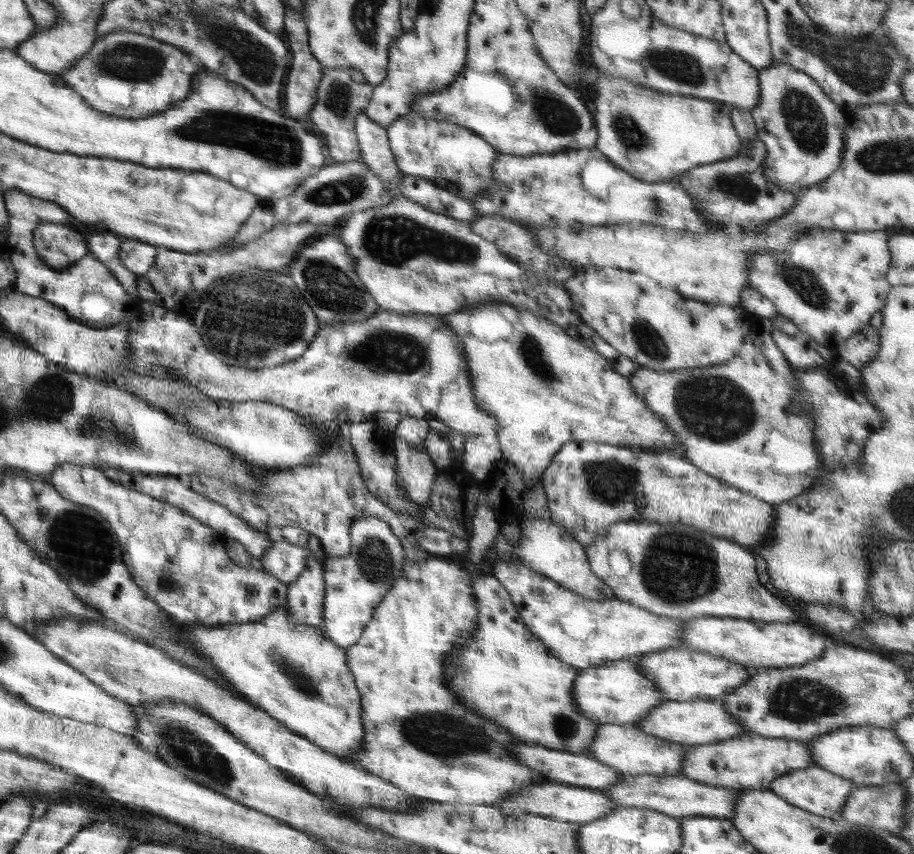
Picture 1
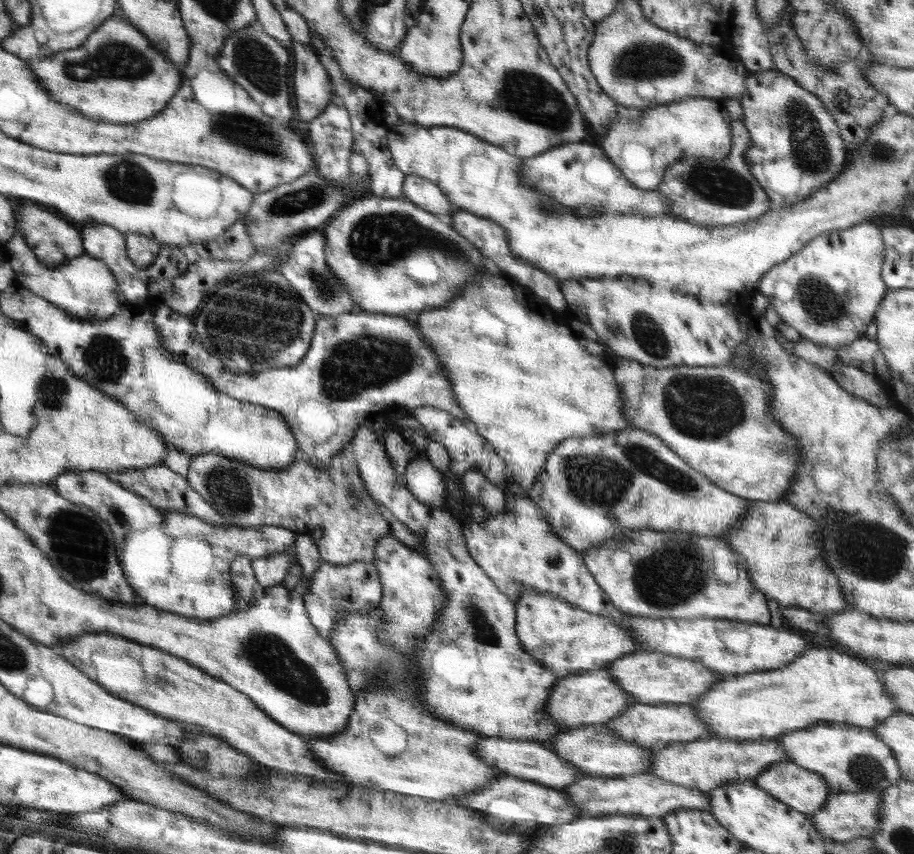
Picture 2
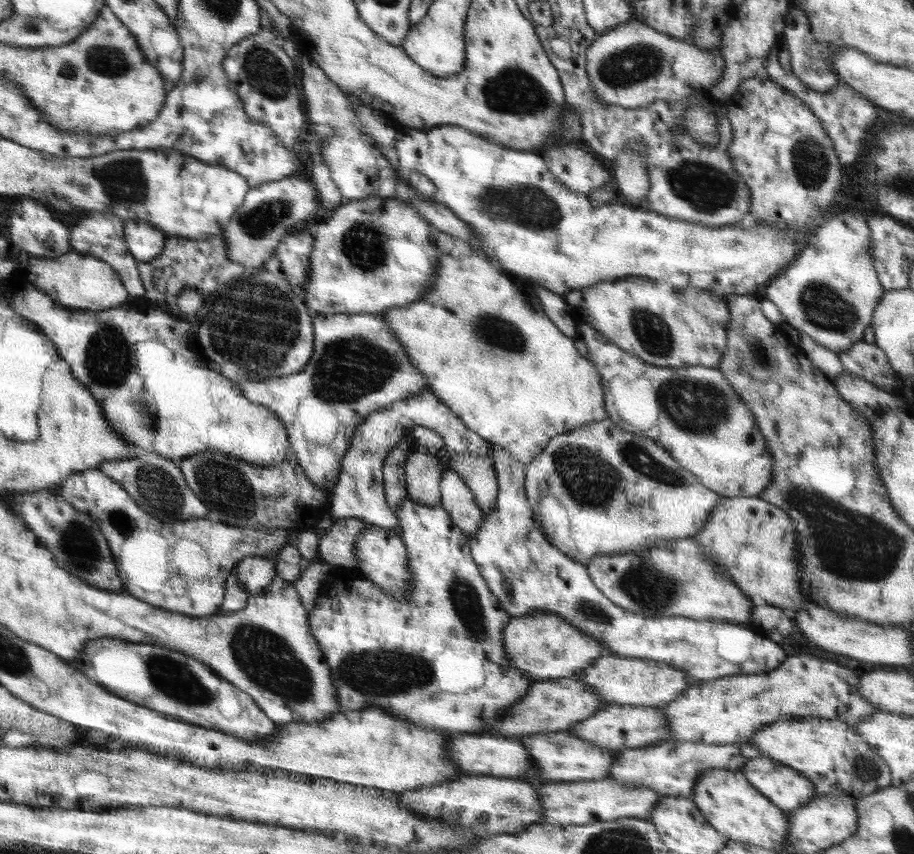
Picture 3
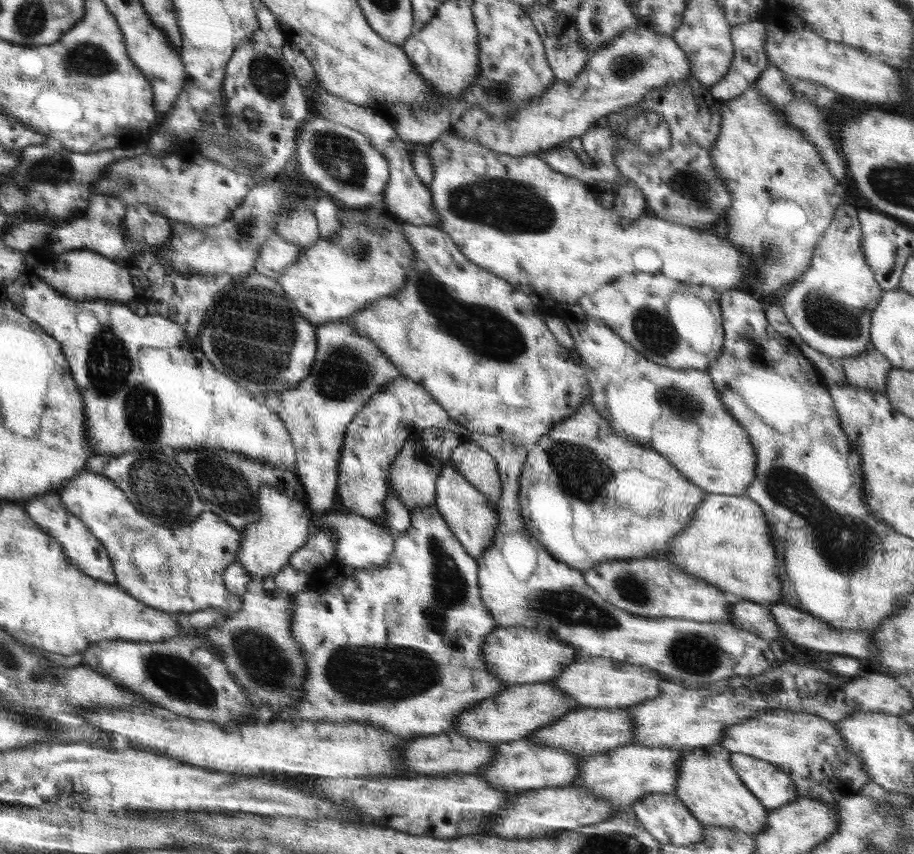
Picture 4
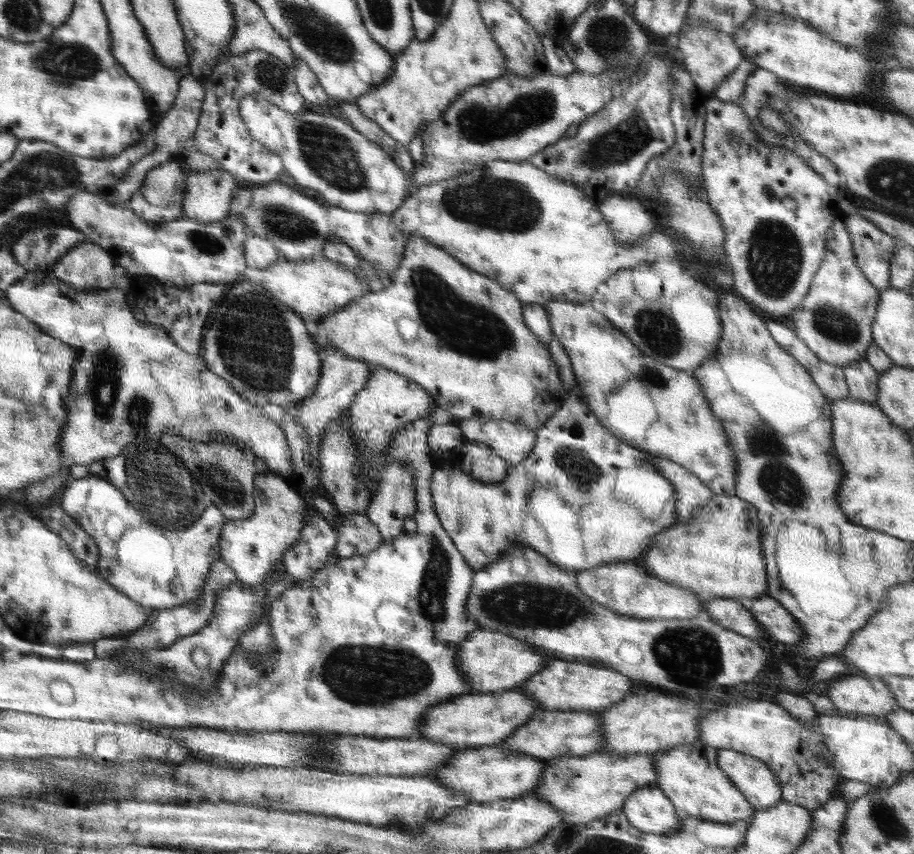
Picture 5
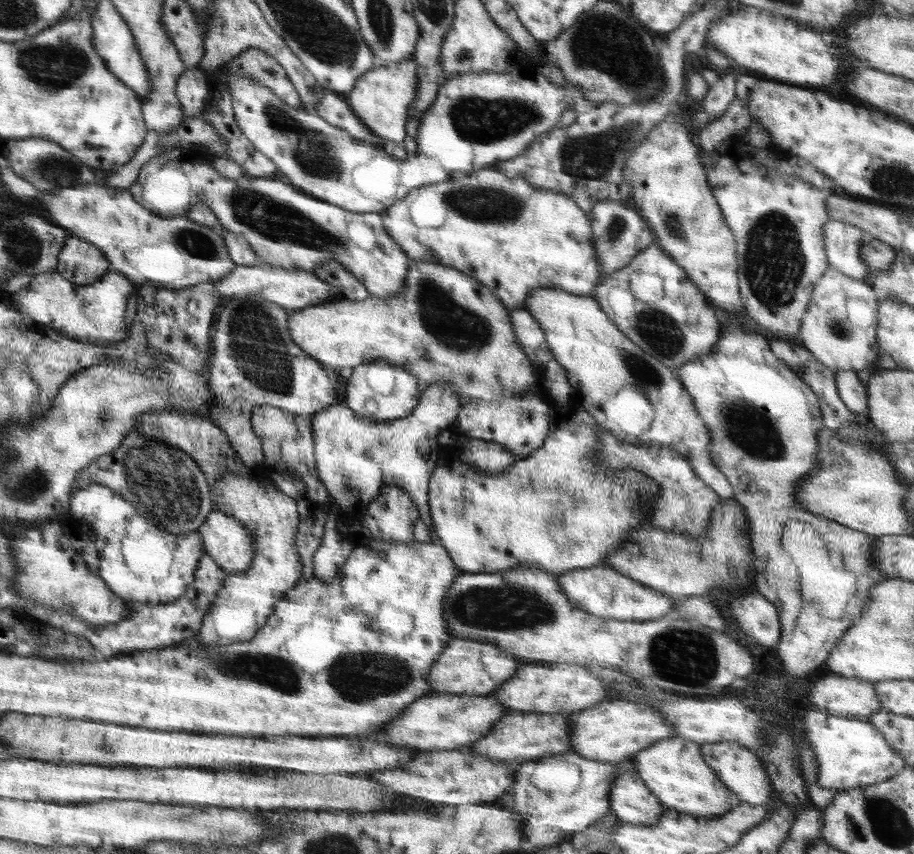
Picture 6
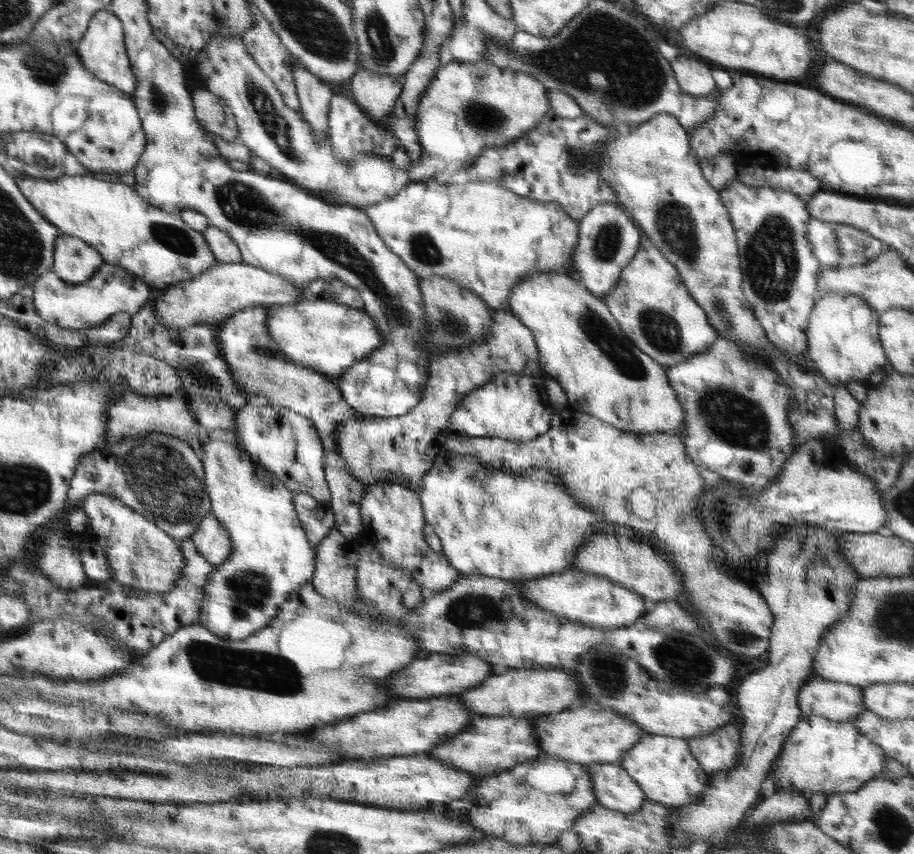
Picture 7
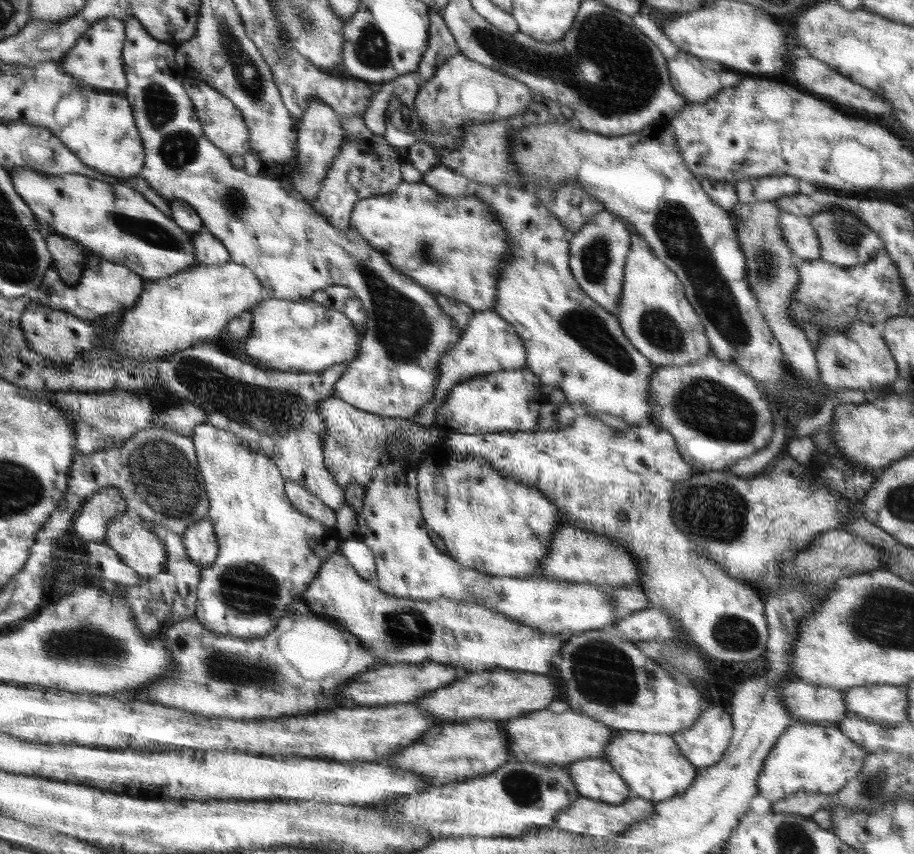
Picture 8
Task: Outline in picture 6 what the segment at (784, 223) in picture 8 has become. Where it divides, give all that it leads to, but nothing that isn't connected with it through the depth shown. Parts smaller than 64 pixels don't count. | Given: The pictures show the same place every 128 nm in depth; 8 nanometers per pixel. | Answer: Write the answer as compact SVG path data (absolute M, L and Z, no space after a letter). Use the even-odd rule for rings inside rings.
M830 220L824 224L824 251L828 259L828 269L838 269L852 278L866 281L876 274L876 270L868 267L860 257L862 244L870 240L870 233L844 221Z

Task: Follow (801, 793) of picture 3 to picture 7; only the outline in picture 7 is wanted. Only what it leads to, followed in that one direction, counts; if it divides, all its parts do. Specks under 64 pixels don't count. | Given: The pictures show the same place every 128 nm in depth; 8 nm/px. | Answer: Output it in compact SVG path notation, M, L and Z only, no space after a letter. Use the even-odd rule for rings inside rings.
M734 724L720 726L716 732L706 736L687 739L692 756L700 766L711 774L728 772L736 768L742 752L740 732Z

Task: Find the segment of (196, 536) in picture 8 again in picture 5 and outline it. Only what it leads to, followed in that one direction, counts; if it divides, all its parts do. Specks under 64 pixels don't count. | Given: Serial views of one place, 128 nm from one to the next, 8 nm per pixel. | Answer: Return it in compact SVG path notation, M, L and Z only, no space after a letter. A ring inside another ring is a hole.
M276 473L256 476L253 483L257 503L252 516L242 520L225 520L220 536L220 560L234 570L238 583L248 586L262 584L277 565L282 565L284 552L298 540L307 504L307 500L289 488L285 478Z

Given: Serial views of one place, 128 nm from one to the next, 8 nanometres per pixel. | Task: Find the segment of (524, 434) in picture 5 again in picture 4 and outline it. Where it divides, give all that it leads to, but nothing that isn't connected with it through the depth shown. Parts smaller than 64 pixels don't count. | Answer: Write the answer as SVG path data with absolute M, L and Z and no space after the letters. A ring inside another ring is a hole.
M471 432L471 441L476 443L480 448L490 453L498 466L500 472L500 480L502 482L502 494L499 498L500 508L500 523L494 535L492 545L486 547L482 556L478 557L477 580L480 587L480 599L484 602L484 607L492 613L494 617L494 624L498 627L522 626L528 630L533 627L540 629L540 631L548 631L552 633L556 639L562 639L564 643L572 645L576 648L581 658L588 659L589 657L601 656L622 663L636 664L644 667L650 667L664 673L672 682L682 684L684 688L699 689L708 687L710 682L718 682L722 679L732 677L732 672L742 674L742 676L758 676L770 667L776 666L776 658L769 646L769 641L764 640L746 629L730 626L730 622L722 622L722 658L720 658L720 636L716 638L718 630L720 630L720 622L700 622L690 619L672 620L648 620L648 618L632 613L626 612L624 609L618 608L608 601L604 600L592 587L584 581L583 571L574 567L568 566L560 562L557 558L552 557L546 550L544 545L537 545L537 551L540 552L542 558L538 558L538 568L531 577L526 580L518 580L515 578L504 561L502 554L500 554L500 547L503 543L504 535L512 533L523 533L527 530L524 526L523 514L520 510L520 503L518 502L518 490L520 490L520 474L527 459L527 448L518 446L500 439L498 436L489 436L486 434Z

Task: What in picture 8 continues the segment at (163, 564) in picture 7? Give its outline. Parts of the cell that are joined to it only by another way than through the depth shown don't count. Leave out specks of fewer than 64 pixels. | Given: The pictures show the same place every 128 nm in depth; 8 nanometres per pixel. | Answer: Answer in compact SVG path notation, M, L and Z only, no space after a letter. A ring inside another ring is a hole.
M129 510L120 513L120 517L112 517L108 527L106 527L106 538L104 544L107 544L118 553L124 564L127 564L142 578L142 581L148 581L150 578L164 572L166 566L166 547L162 543L162 539L158 535L154 535L150 531L150 527L146 527L143 519L140 519L136 512Z

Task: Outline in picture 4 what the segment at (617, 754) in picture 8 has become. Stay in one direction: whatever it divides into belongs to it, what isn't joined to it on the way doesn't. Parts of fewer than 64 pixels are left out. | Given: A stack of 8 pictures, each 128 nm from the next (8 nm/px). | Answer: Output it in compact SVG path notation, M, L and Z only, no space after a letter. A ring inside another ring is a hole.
M719 743L690 749L678 764L679 776L674 794L703 826L728 828L754 838L766 828L770 810L752 795L732 770L730 754Z

